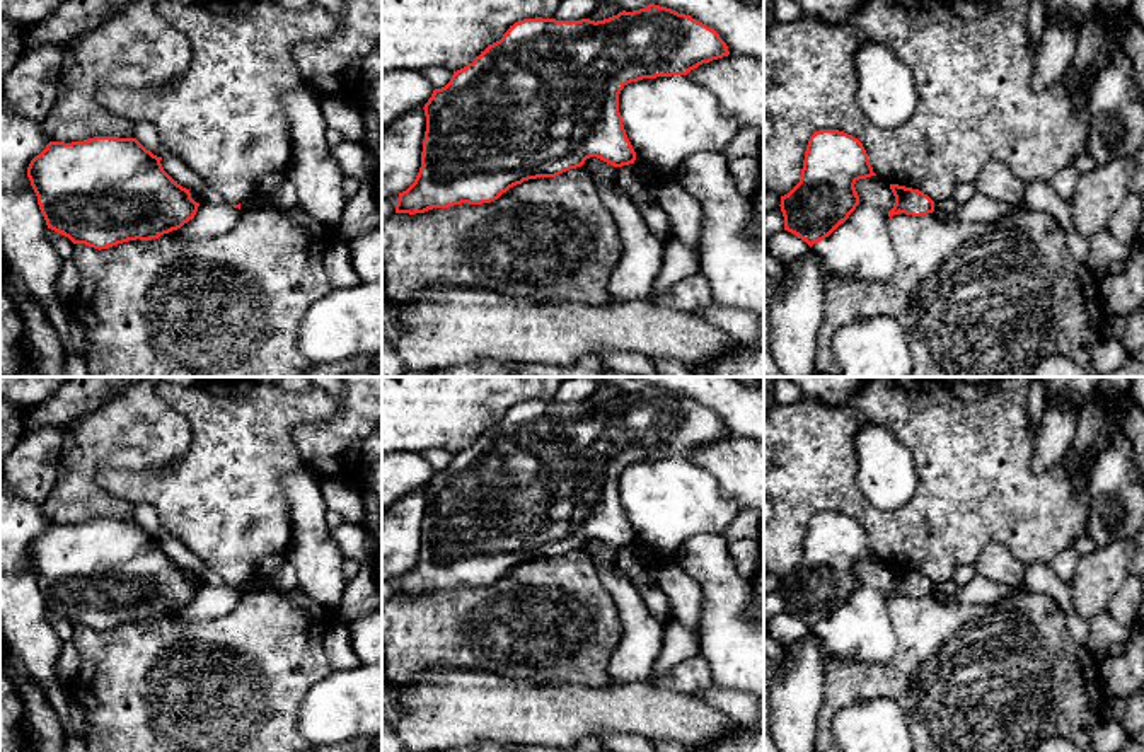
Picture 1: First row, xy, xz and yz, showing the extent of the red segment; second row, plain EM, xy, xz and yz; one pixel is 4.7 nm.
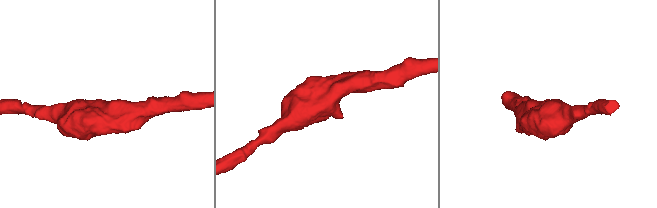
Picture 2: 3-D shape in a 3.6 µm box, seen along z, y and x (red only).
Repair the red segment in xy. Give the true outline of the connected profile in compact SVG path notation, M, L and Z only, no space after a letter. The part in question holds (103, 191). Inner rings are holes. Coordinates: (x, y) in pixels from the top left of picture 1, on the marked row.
M136 138L49 142L31 160L27 177L48 228L101 251L128 240L159 239L194 218L199 203L164 171L160 160Z

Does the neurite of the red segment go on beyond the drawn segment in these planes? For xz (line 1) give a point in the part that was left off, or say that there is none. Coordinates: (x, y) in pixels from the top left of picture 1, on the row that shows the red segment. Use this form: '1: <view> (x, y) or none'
1: none

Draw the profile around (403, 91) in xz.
M392 70L382 75L382 133L404 113L425 107L433 90L419 70Z

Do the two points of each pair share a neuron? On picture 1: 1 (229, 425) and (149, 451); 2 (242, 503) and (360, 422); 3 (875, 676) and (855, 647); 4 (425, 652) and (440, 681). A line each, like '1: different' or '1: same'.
1: different
2: different
3: different
4: different

